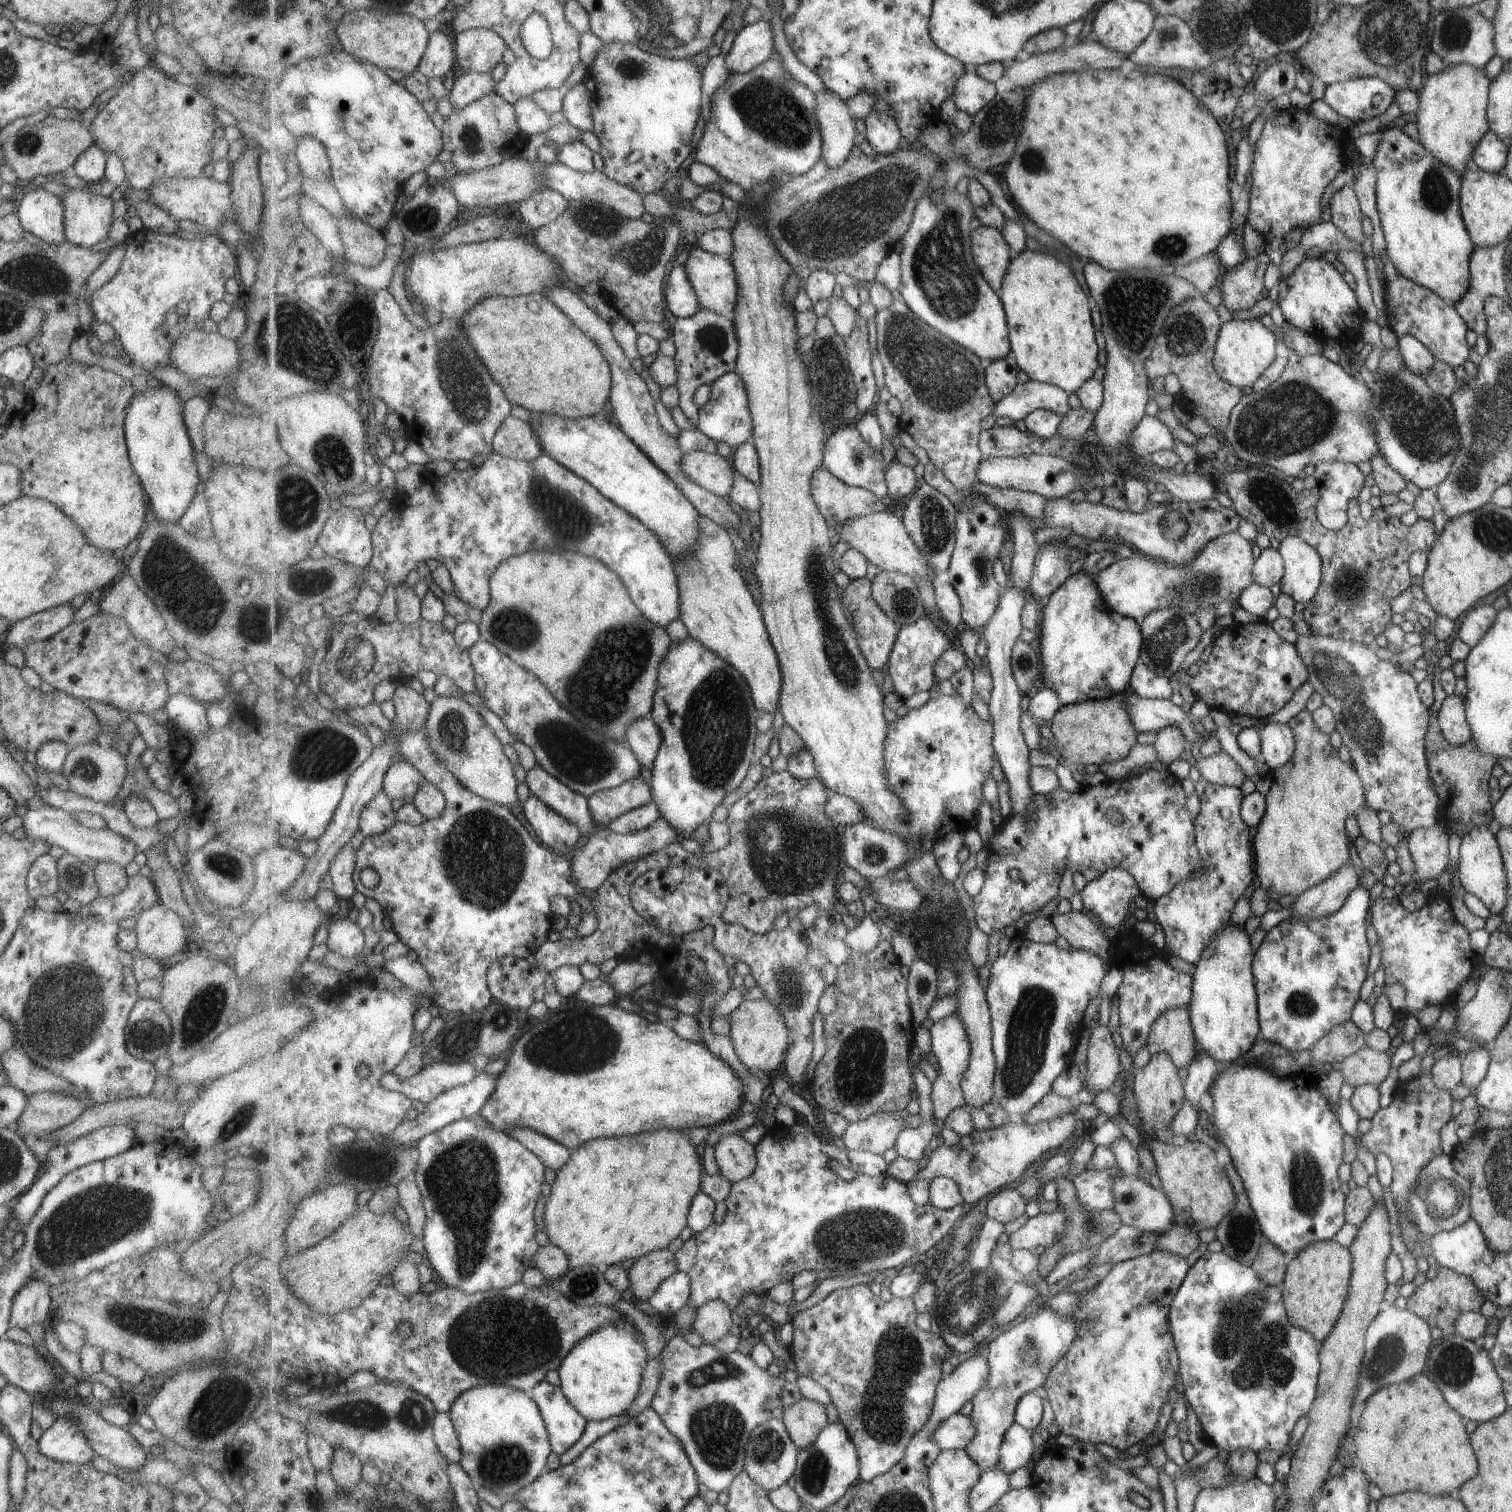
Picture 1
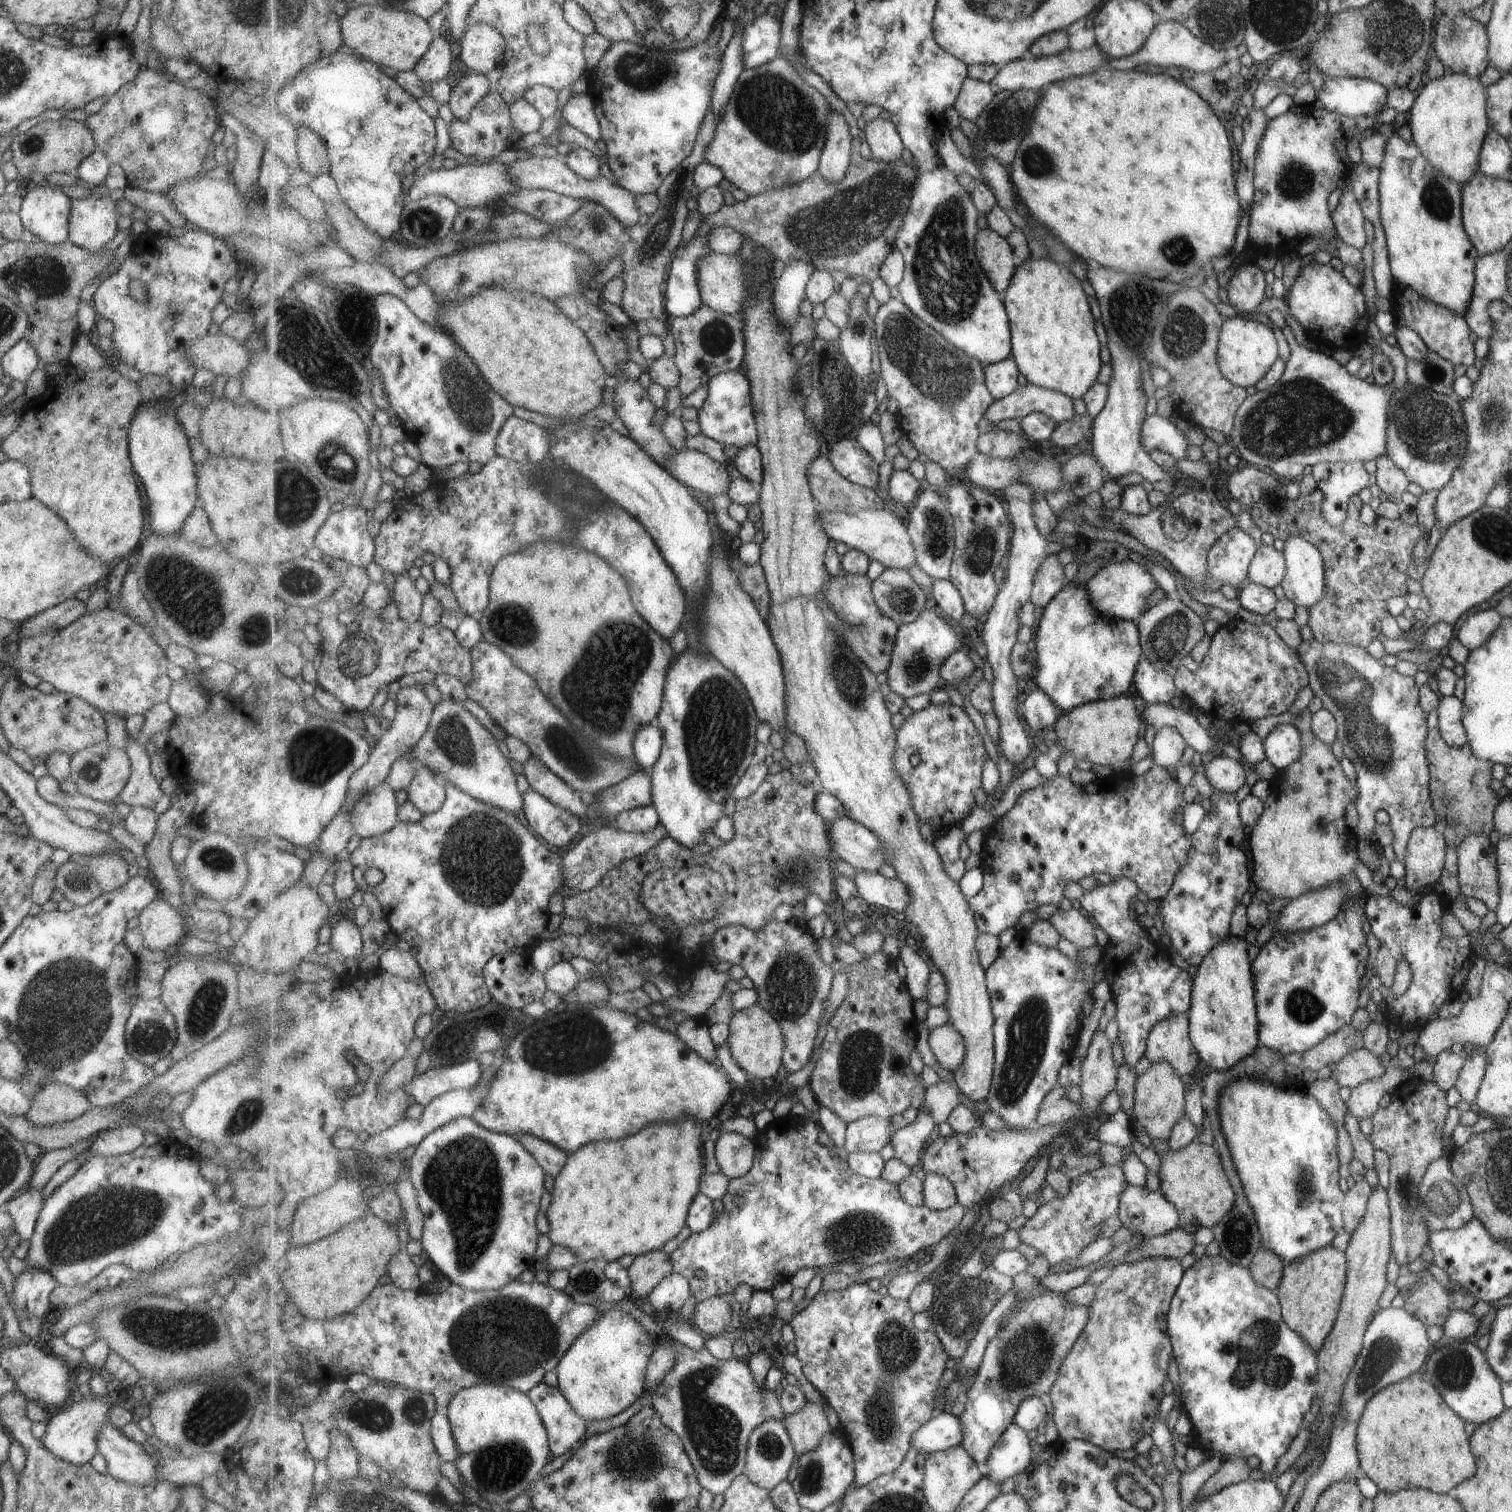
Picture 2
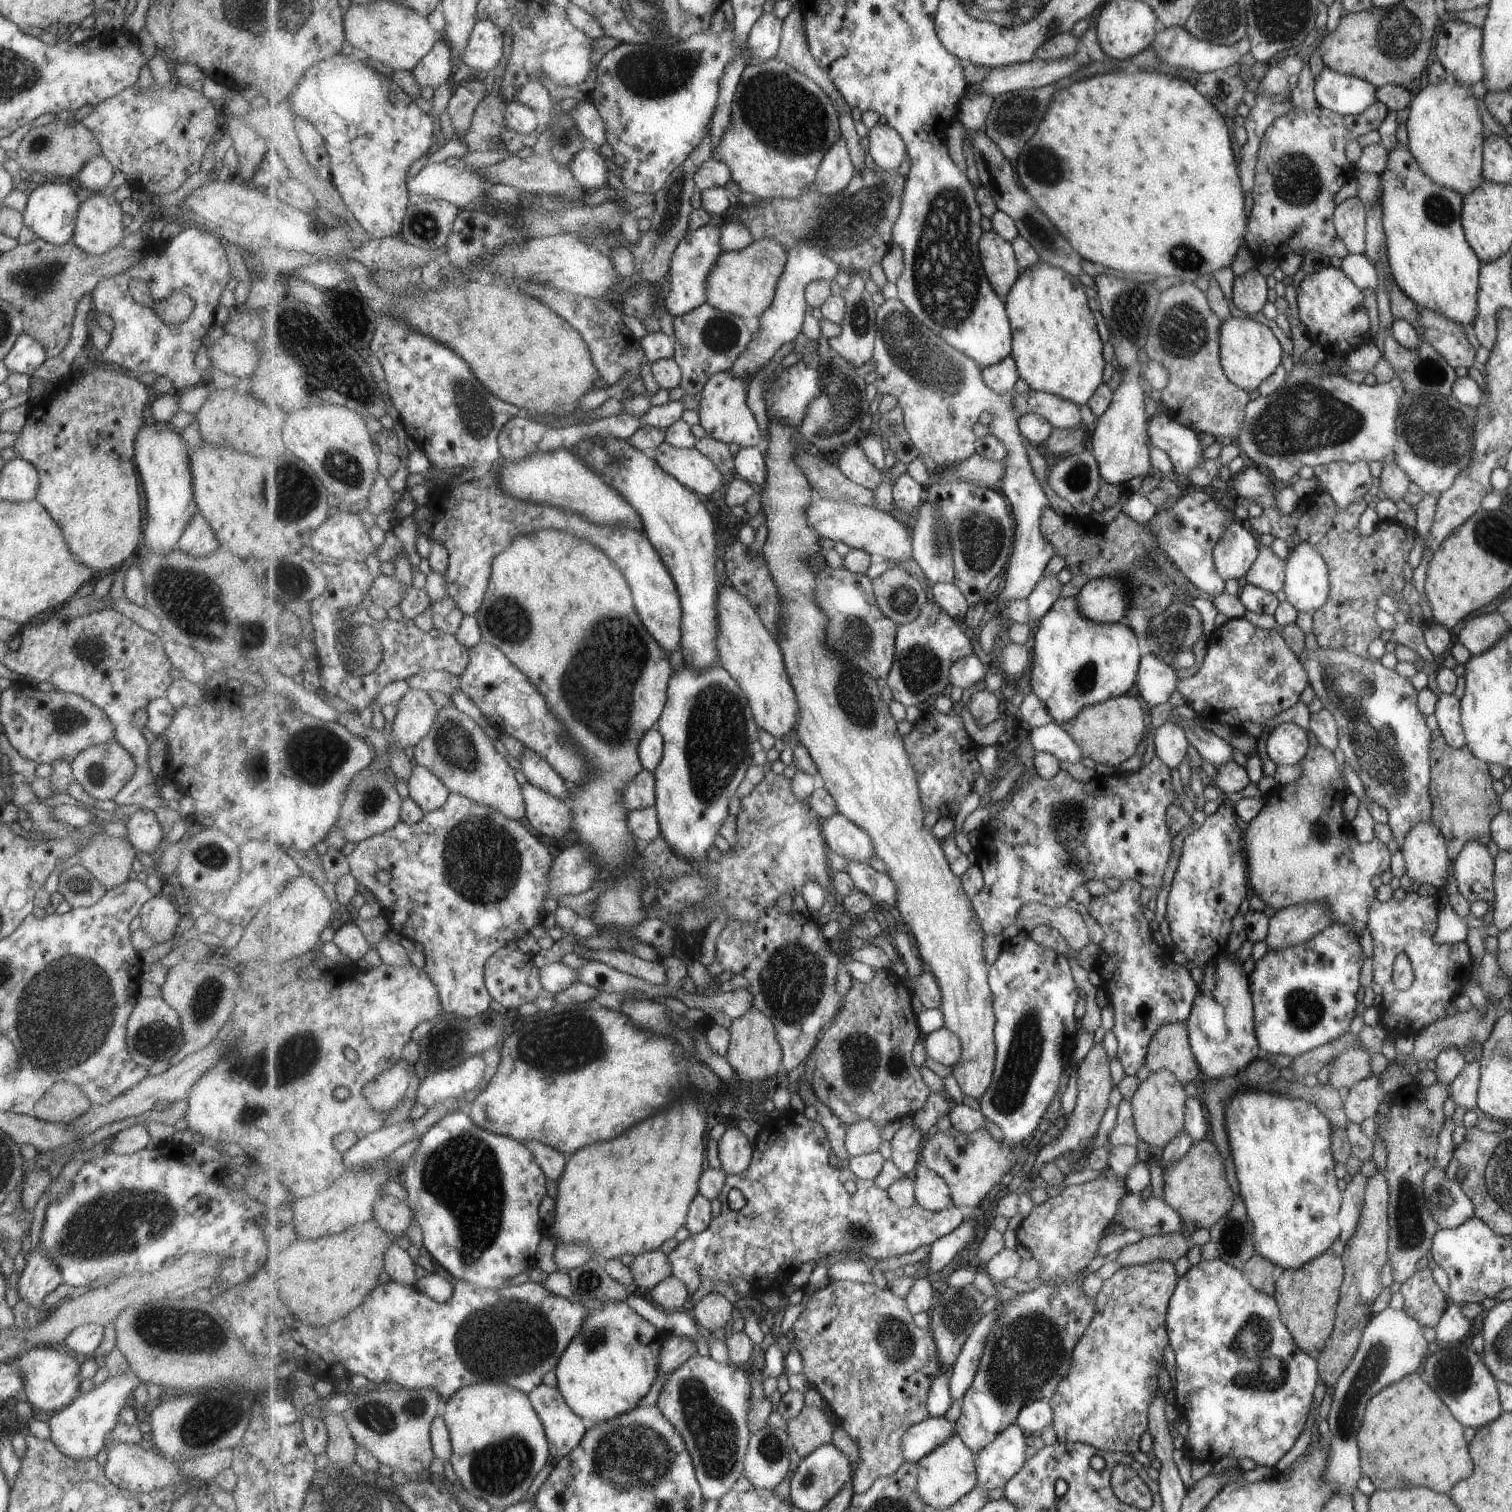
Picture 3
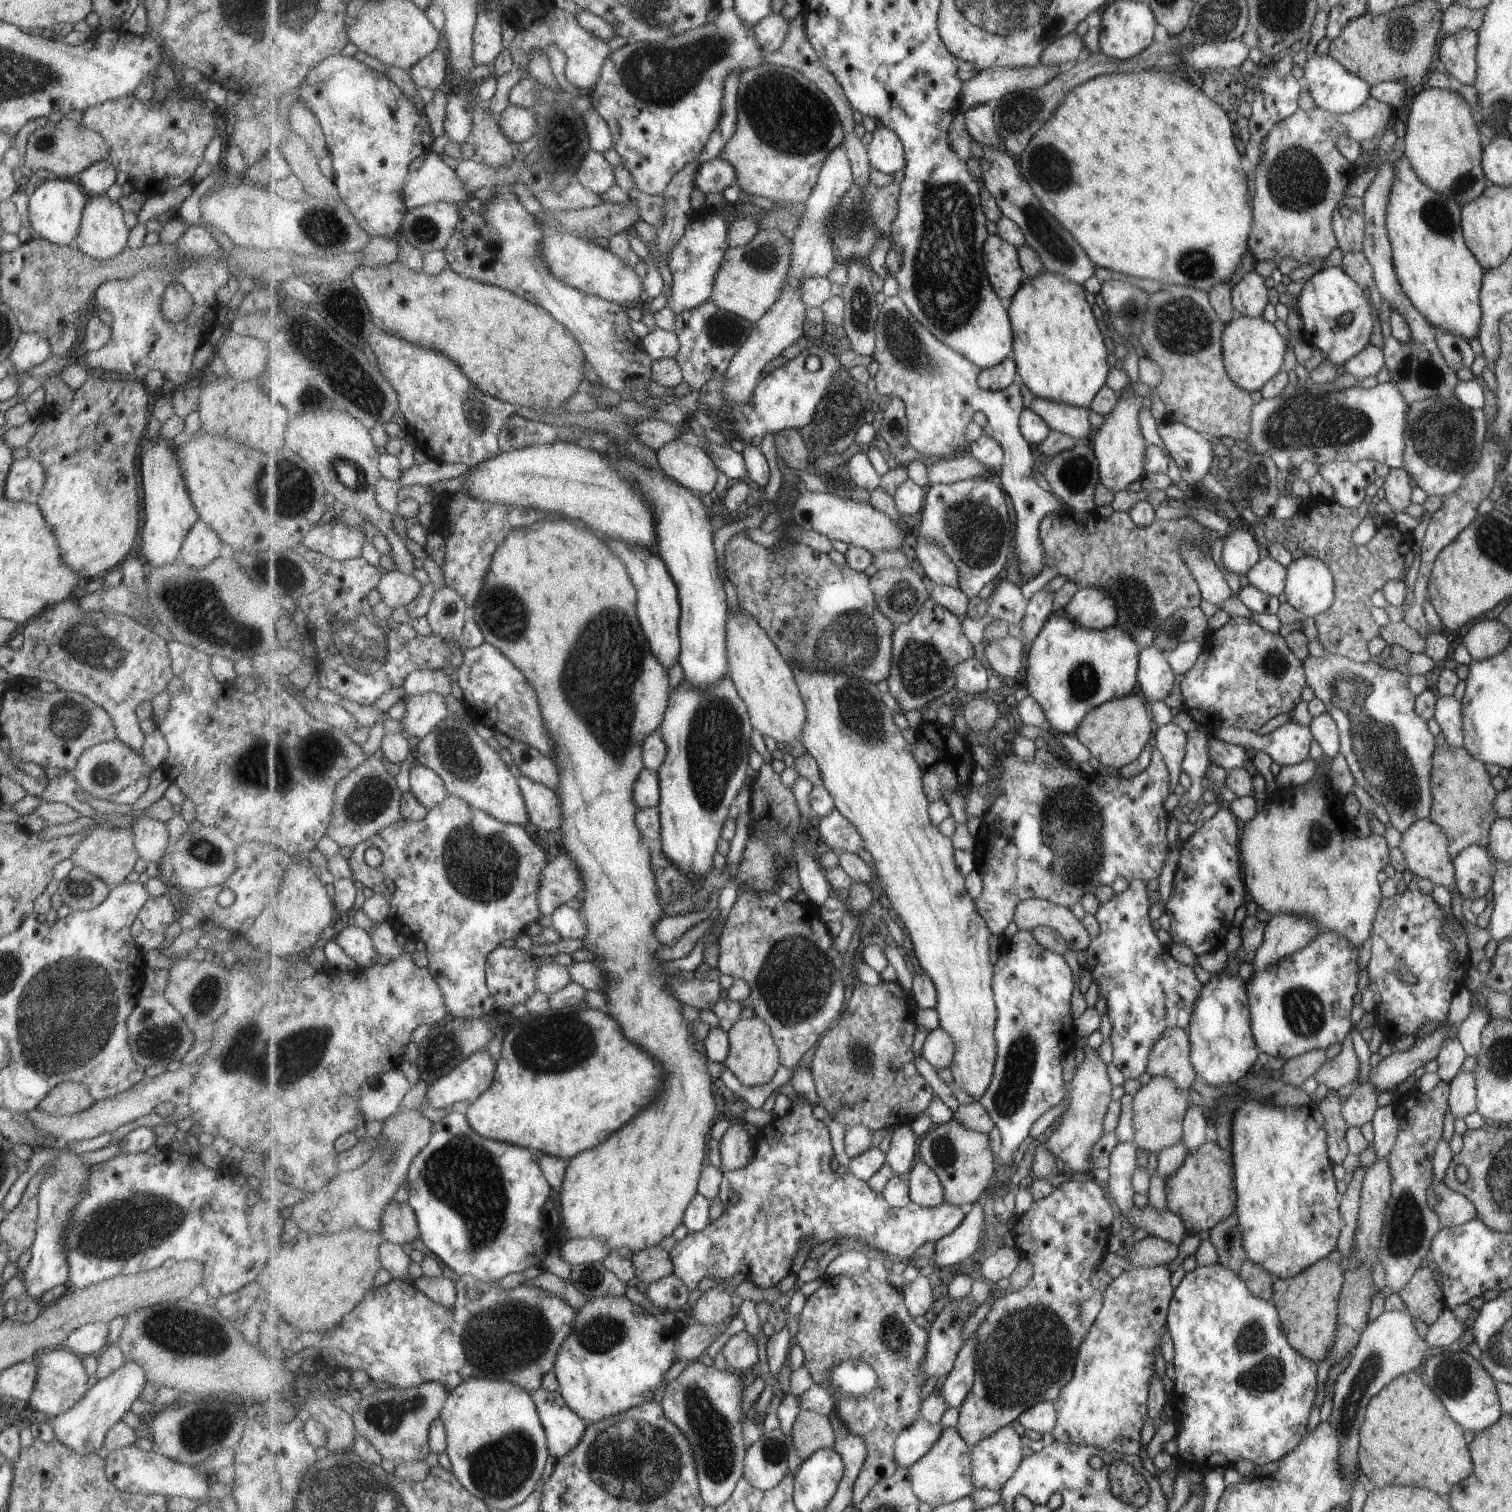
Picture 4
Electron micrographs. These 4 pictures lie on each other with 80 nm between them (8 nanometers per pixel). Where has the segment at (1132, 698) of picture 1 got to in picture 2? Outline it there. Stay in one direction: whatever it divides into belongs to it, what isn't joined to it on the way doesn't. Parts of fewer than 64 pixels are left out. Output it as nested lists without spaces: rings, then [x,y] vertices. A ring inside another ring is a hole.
[[[1151,703],[1144,706],[1142,712],[1144,728],[1152,726],[1158,731],[1164,726],[1173,727],[1183,737],[1186,746],[1190,746],[1200,755],[1213,750],[1217,739],[1210,736],[1184,707],[1169,703]]]

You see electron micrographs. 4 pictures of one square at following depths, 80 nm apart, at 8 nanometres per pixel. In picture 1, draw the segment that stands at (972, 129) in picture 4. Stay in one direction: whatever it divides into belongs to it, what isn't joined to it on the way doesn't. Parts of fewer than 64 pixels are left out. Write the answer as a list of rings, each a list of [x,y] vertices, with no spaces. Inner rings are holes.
[[[968,67],[967,72],[957,81],[953,100],[958,109],[973,117],[995,96],[995,84],[983,78],[975,67]]]

